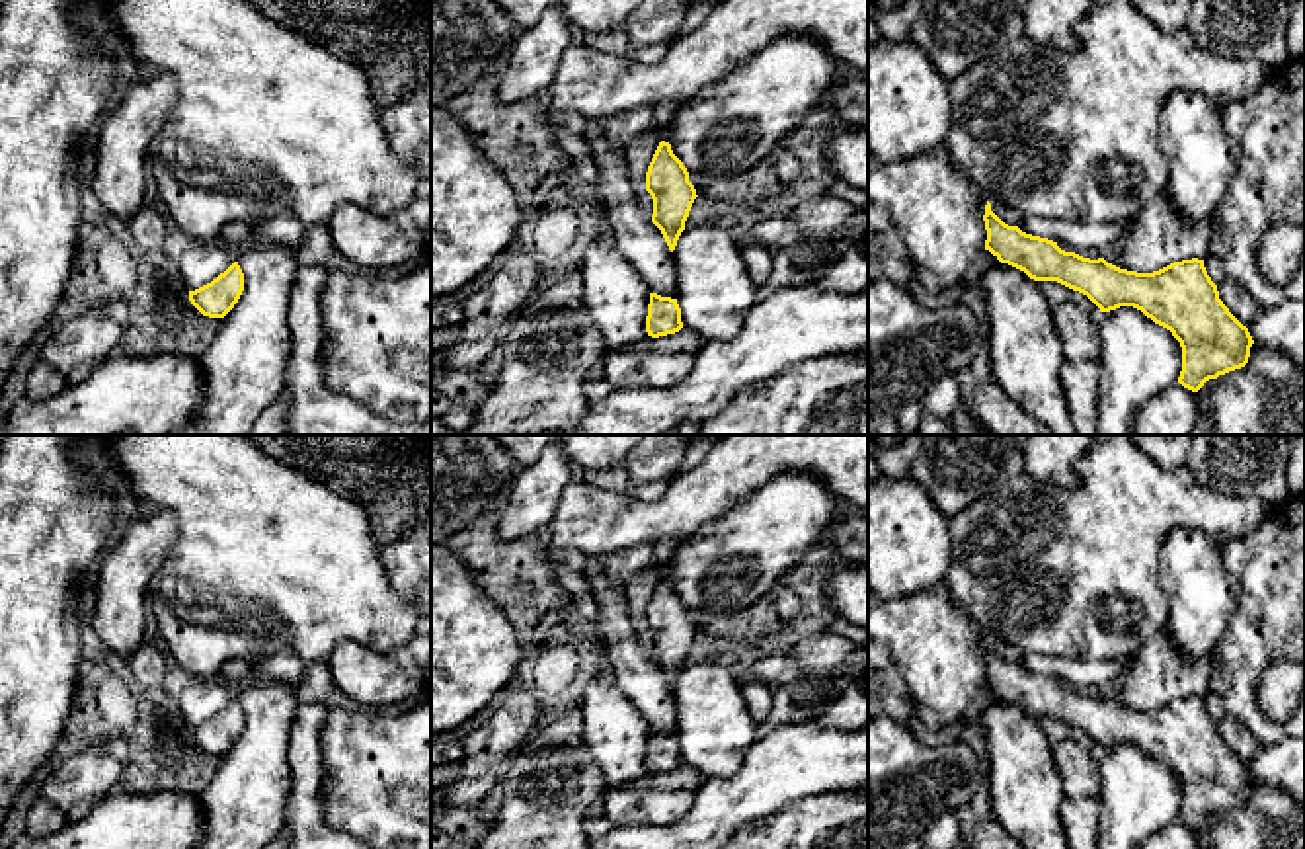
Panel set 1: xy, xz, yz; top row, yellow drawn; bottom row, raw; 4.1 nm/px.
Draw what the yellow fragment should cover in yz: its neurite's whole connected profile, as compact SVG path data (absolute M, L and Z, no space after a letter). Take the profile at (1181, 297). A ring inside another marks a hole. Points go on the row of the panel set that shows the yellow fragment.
M989 201L983 221L985 250L1001 263L1024 271L1034 281L1057 281L1079 291L1100 312L1133 306L1170 330L1182 347L1178 383L1184 388L1198 392L1206 381L1248 363L1254 340L1219 299L1204 260L1182 260L1153 273L1137 273L1104 258L1065 252L1053 240L1008 226L991 211Z

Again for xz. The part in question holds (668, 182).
M661 141L646 172L646 191L653 199L652 222L661 230L673 252L685 221L694 203L696 189L689 182L689 172L673 154L671 144Z

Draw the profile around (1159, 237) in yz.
M1163 191L1102 258L1120 269L1137 273L1153 273L1182 260L1206 260L1213 222L1213 217L1198 222L1182 219L1170 195Z

